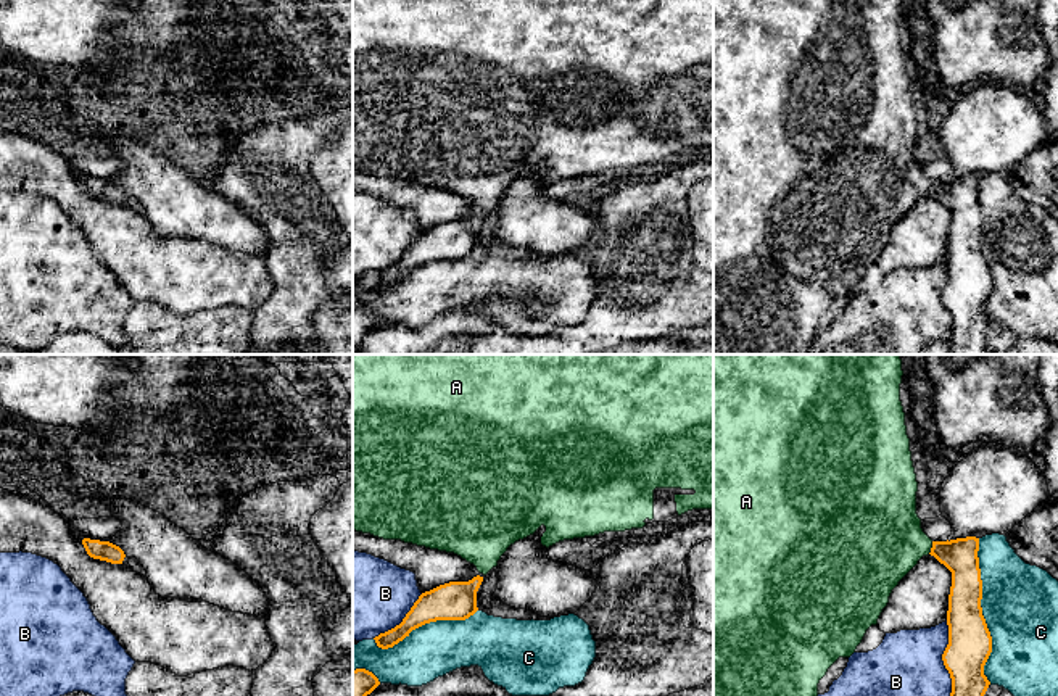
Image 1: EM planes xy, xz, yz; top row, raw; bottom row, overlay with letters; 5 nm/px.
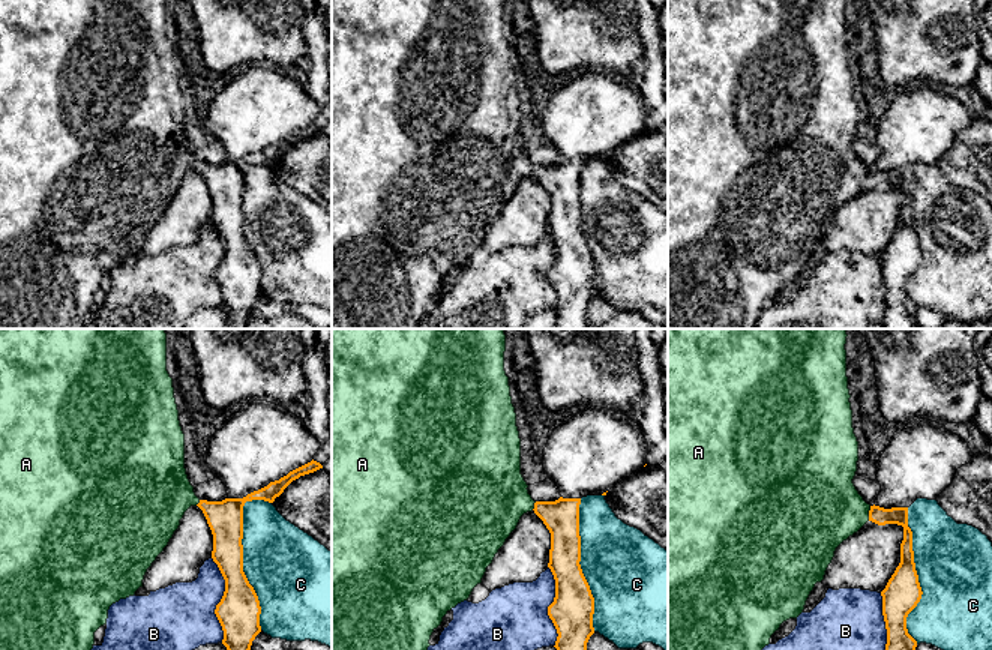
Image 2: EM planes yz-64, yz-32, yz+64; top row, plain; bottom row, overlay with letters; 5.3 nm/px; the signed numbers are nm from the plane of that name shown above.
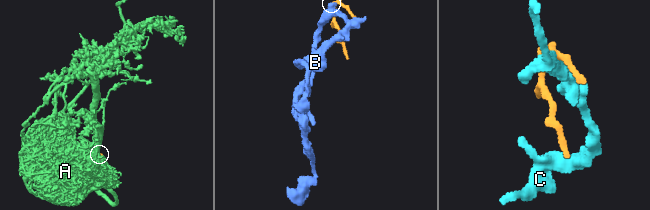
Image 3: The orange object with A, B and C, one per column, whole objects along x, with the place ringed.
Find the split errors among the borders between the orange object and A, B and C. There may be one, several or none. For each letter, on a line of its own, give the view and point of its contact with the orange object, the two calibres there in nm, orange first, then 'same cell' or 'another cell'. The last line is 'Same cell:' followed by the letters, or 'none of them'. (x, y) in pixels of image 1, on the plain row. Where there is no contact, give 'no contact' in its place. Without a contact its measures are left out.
A: contact yz (931, 187); calibres 180 and 400 nm; same cell
B: contact yz (942, 298); calibres 220 and 400 nm; another cell
C: contact yz (981, 250); calibres 220 and 380 nm; another cell
Same cell: A

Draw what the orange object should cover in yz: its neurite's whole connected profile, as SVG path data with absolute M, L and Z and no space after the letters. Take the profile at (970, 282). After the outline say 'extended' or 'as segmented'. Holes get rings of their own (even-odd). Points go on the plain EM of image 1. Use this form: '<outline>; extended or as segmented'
M713 0L713 354L807 354L818 322L839 296L850 296L866 269L878 263L892 229L923 195L934 195L952 211L948 234L948 284L942 293L952 317L953 354L987 354L984 334L990 324L984 304L992 276L982 255L979 177L932 180L916 153L918 121L900 40L902 0Z; extended

